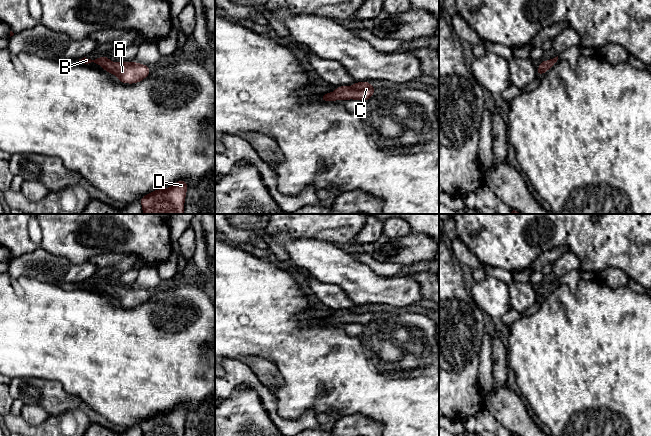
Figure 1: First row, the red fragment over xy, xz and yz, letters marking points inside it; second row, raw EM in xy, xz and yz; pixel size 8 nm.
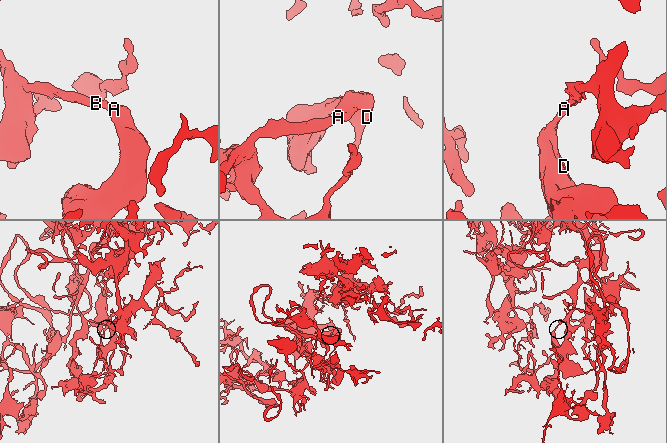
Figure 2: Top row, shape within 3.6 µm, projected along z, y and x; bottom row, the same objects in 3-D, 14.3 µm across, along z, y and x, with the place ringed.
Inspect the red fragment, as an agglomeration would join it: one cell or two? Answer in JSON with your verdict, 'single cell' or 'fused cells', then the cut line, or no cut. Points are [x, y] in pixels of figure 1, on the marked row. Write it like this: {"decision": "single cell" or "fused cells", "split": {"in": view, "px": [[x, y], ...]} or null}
{"decision": "single cell", "split": null}

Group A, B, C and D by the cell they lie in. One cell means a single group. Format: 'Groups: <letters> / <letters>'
Groups: A B C D

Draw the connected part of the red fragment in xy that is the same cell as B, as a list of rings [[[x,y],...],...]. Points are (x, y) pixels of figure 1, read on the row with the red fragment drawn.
[[[106,56],[97,59],[88,59],[86,57],[79,59],[85,65],[97,63],[110,74],[114,74],[122,83],[138,83],[145,79],[150,73],[150,67],[137,62],[118,62],[113,63]]]

